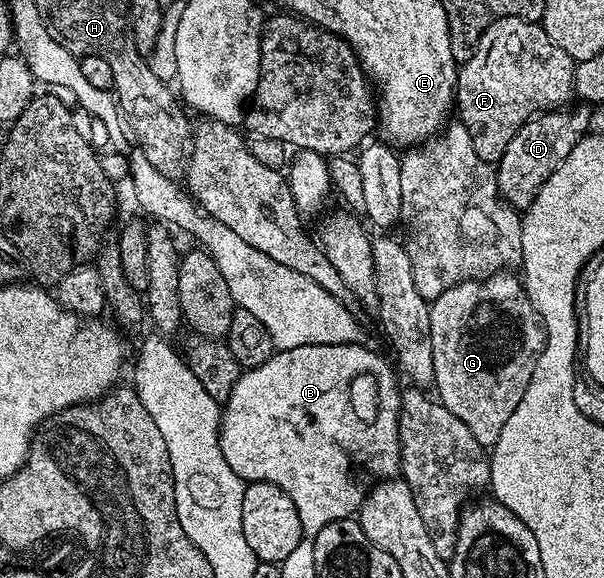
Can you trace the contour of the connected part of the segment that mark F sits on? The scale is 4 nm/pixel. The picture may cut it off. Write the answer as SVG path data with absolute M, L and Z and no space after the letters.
M505 16L489 24L472 58L458 69L456 116L458 112L457 119L472 134L476 154L497 165L520 126L540 112L565 109L576 96L575 67L575 60L548 38L541 23Z

